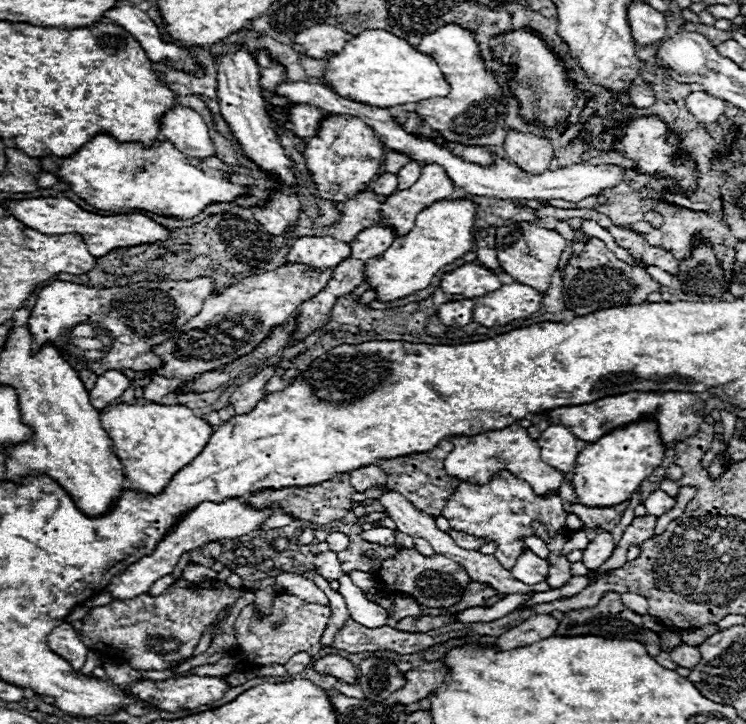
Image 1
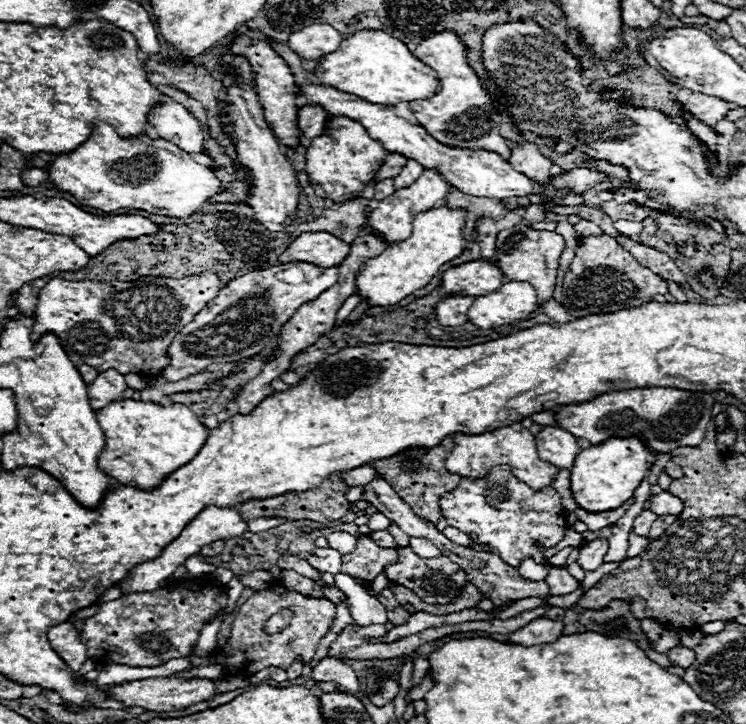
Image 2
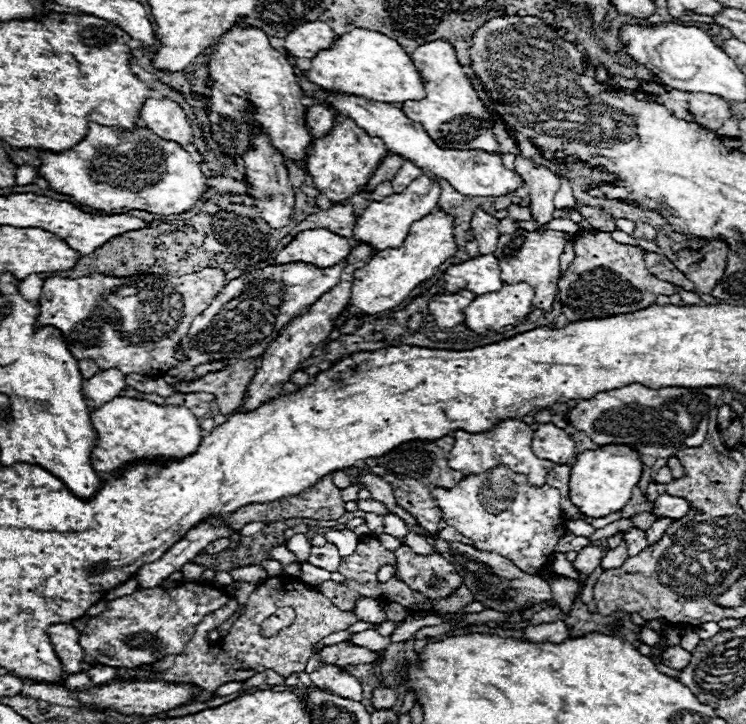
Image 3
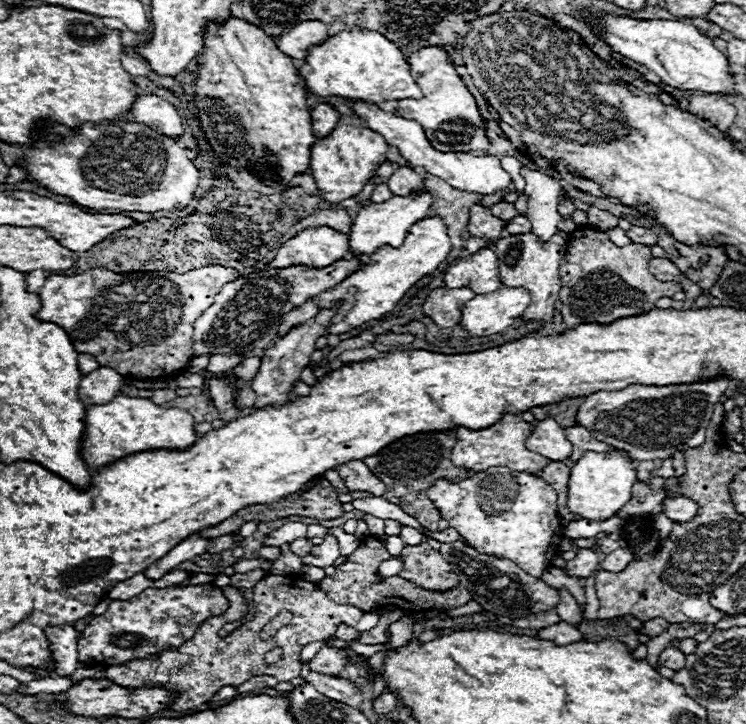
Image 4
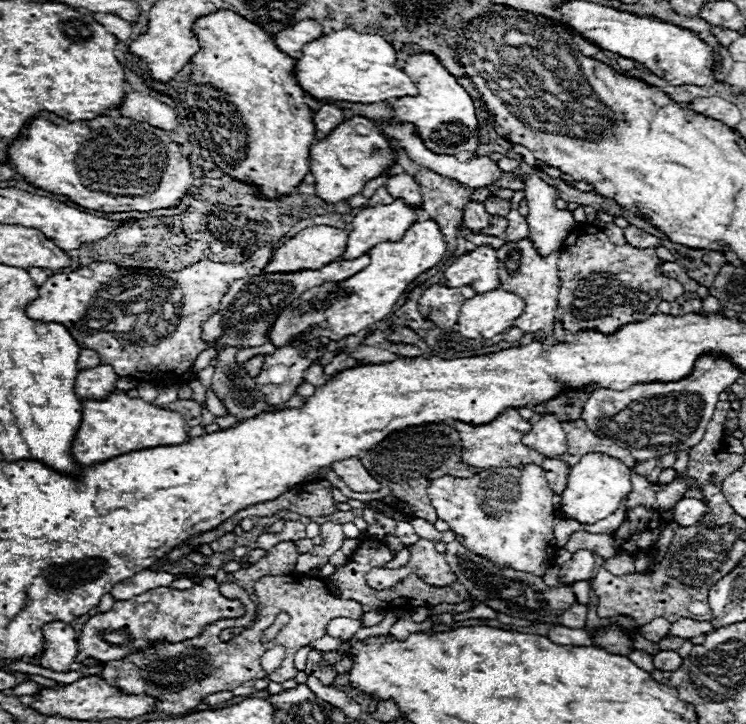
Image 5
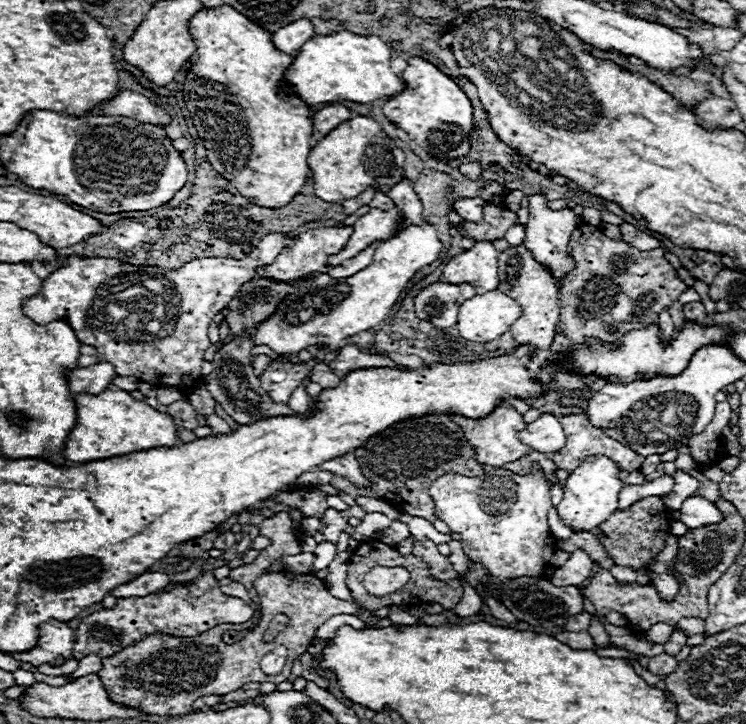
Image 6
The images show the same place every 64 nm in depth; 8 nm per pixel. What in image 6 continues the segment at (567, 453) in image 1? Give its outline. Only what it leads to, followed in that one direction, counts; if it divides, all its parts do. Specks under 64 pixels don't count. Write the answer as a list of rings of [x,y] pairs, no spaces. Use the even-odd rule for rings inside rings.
[[[542,414],[538,420],[526,424],[526,428],[518,432],[518,438],[522,440],[522,444],[544,454],[558,452],[566,444],[562,426],[552,414]]]

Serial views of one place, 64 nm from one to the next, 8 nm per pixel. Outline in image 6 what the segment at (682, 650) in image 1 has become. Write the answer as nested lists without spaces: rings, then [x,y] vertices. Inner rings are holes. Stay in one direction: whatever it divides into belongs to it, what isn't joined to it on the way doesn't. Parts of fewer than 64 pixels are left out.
[[[670,654],[652,656],[652,658],[648,660],[648,672],[656,674],[656,676],[666,676],[666,674],[674,672],[676,666],[678,666],[678,662],[676,662],[674,656],[670,656]]]

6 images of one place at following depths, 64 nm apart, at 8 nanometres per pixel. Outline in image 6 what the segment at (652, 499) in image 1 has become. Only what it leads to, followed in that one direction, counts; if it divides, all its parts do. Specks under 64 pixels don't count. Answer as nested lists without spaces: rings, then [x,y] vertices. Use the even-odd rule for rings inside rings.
[[[690,496],[678,510],[678,520],[682,520],[688,528],[698,528],[722,522],[722,512],[714,506],[714,502],[702,496]]]

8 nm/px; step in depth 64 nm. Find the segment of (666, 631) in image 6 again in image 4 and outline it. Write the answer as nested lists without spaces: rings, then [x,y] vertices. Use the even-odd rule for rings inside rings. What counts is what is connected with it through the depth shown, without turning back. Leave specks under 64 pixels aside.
[[[654,618],[648,622],[643,623],[639,630],[641,634],[647,634],[650,637],[655,637],[668,629],[670,623],[663,618]]]

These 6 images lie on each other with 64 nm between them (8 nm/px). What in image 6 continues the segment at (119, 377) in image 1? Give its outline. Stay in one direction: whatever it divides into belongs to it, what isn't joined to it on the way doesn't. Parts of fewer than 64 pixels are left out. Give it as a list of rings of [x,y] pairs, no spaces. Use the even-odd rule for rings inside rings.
[[[98,362],[98,364],[92,364],[88,368],[78,366],[66,374],[66,378],[70,378],[72,394],[78,394],[78,392],[100,394],[110,386],[114,376],[116,376],[114,366],[110,366],[106,362]]]

